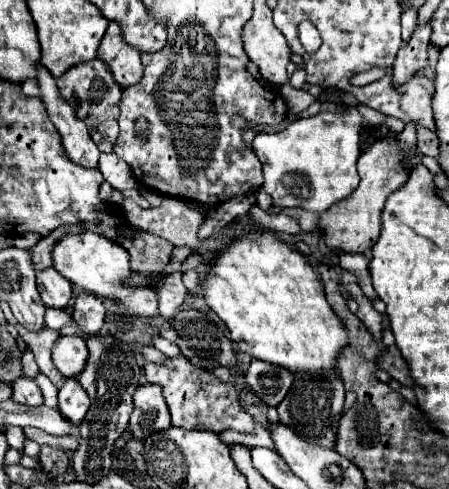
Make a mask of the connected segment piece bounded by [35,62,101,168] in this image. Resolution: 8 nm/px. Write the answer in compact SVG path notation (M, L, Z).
M41 62L35 64L35 70L37 70L35 80L41 90L41 100L49 112L49 118L53 120L55 128L63 136L63 146L67 150L67 156L87 168L97 166L101 152L99 152L97 144L93 144L93 138L89 136L85 122L77 120L77 116L73 116L73 106L69 106L67 100L61 100L53 74L49 74L49 70Z

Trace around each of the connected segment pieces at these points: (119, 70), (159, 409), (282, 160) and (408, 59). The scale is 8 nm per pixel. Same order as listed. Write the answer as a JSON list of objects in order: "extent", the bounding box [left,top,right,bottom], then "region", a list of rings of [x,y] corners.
[{"extent":[97,24,143,88],"region":[[[109,24],[103,42],[97,50],[97,58],[105,60],[115,76],[115,80],[127,88],[137,84],[137,80],[141,80],[141,72],[143,72],[143,64],[141,64],[141,54],[137,52],[137,48],[133,48],[131,44],[125,44],[125,40],[121,40],[121,26],[119,24]]]},{"extent":[129,384,169,438],"region":[[[143,384],[137,388],[133,396],[135,410],[129,420],[129,428],[135,438],[147,438],[149,434],[169,428],[169,408],[165,404],[161,386],[155,384]]]},{"extent":[253,106,365,214],"region":[[[351,106],[351,108],[347,108],[345,114],[319,112],[317,116],[293,120],[281,132],[269,132],[269,134],[257,132],[253,138],[253,150],[263,164],[263,176],[265,176],[263,190],[273,198],[273,206],[279,206],[279,208],[297,206],[297,208],[309,210],[313,214],[321,214],[331,204],[349,196],[359,184],[359,174],[357,174],[355,162],[359,158],[359,134],[361,134],[363,126],[365,126],[365,122],[359,116],[357,108]]]},{"extent":[393,26,431,88],"region":[[[417,26],[413,38],[403,46],[395,58],[395,72],[393,72],[393,86],[399,88],[409,80],[409,76],[419,74],[427,66],[427,48],[429,48],[431,28]]]}]

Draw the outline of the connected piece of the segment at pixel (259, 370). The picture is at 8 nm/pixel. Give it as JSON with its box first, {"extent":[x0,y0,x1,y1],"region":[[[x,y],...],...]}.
{"extent":[245,360,293,406],"region":[[[253,360],[245,374],[245,382],[265,404],[277,406],[289,392],[293,374],[285,368],[277,368],[275,364]]]}

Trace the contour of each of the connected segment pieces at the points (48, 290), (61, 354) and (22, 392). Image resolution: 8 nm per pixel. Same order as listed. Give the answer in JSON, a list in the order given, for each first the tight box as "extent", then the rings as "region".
[{"extent":[37,268,71,308],"region":[[[47,268],[45,272],[37,272],[37,288],[45,306],[65,308],[71,300],[71,284],[65,280],[55,268]]]},{"extent":[53,336,87,376],"region":[[[61,336],[53,346],[53,364],[65,376],[79,376],[85,368],[87,346],[83,338],[77,336]]]},{"extent":[11,376,43,406],"region":[[[19,376],[13,380],[11,384],[13,388],[13,400],[19,404],[27,404],[27,406],[41,406],[43,404],[43,394],[39,390],[39,386],[35,384],[33,378],[27,376]]]}]

